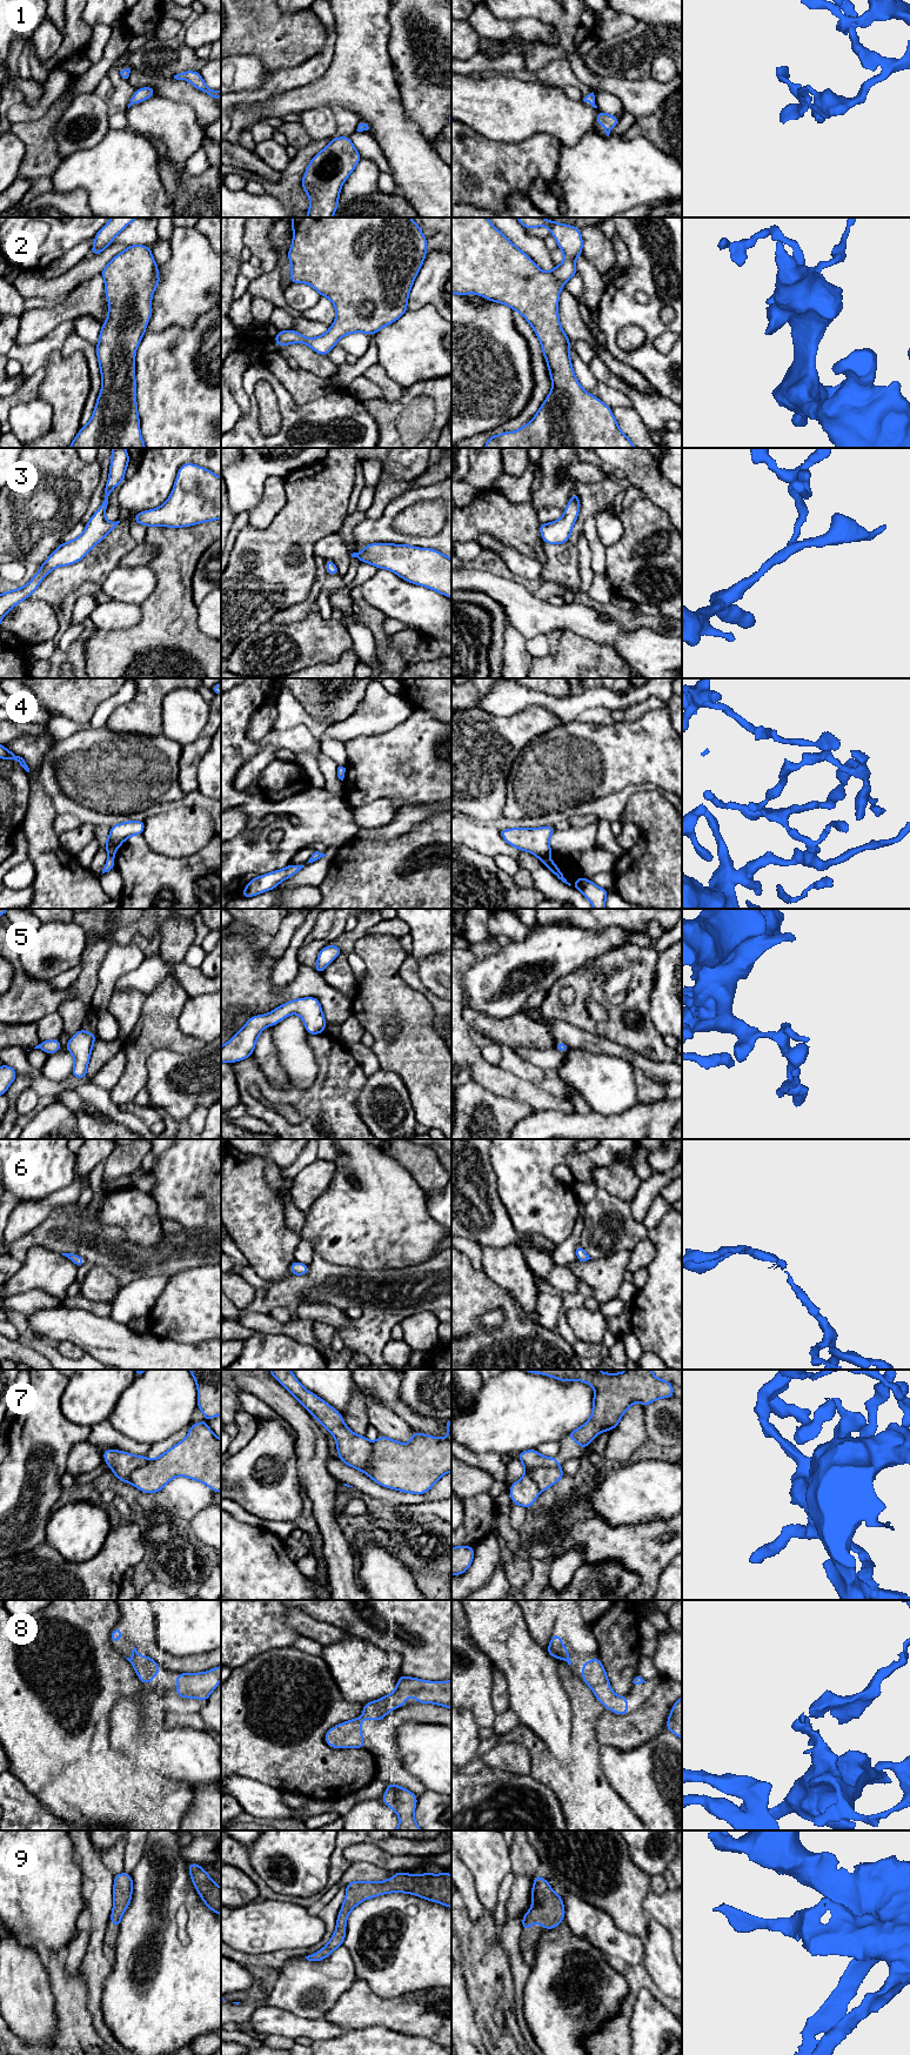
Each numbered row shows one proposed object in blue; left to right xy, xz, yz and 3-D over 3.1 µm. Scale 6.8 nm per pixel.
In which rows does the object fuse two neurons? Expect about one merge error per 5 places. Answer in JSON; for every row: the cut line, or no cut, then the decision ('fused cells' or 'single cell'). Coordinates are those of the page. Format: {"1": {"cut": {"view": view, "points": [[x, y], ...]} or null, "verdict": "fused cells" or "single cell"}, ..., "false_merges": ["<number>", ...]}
{"1": {"cut": null, "verdict": "single cell"}, "2": {"cut": null, "verdict": "single cell"}, "3": {"cut": null, "verdict": "single cell"}, "4": {"cut": null, "verdict": "single cell"}, "5": {"cut": null, "verdict": "single cell"}, "6": {"cut": null, "verdict": "single cell"}, "7": {"cut": null, "verdict": "single cell"}, "8": {"cut": null, "verdict": "single cell"}, "9": {"cut": null, "verdict": "single cell"}, "false_merges": []}

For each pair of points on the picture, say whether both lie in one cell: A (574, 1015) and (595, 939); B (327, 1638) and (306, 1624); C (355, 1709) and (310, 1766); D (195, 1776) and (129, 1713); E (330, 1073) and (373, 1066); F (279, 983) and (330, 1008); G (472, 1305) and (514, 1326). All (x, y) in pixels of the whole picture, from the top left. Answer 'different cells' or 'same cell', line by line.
A: different cells
B: same cell
C: same cell
D: same cell
E: different cells
F: different cells
G: same cell

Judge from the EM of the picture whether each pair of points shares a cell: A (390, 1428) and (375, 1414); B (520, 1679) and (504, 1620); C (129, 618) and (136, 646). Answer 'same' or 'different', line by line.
A: same
B: same
C: different

